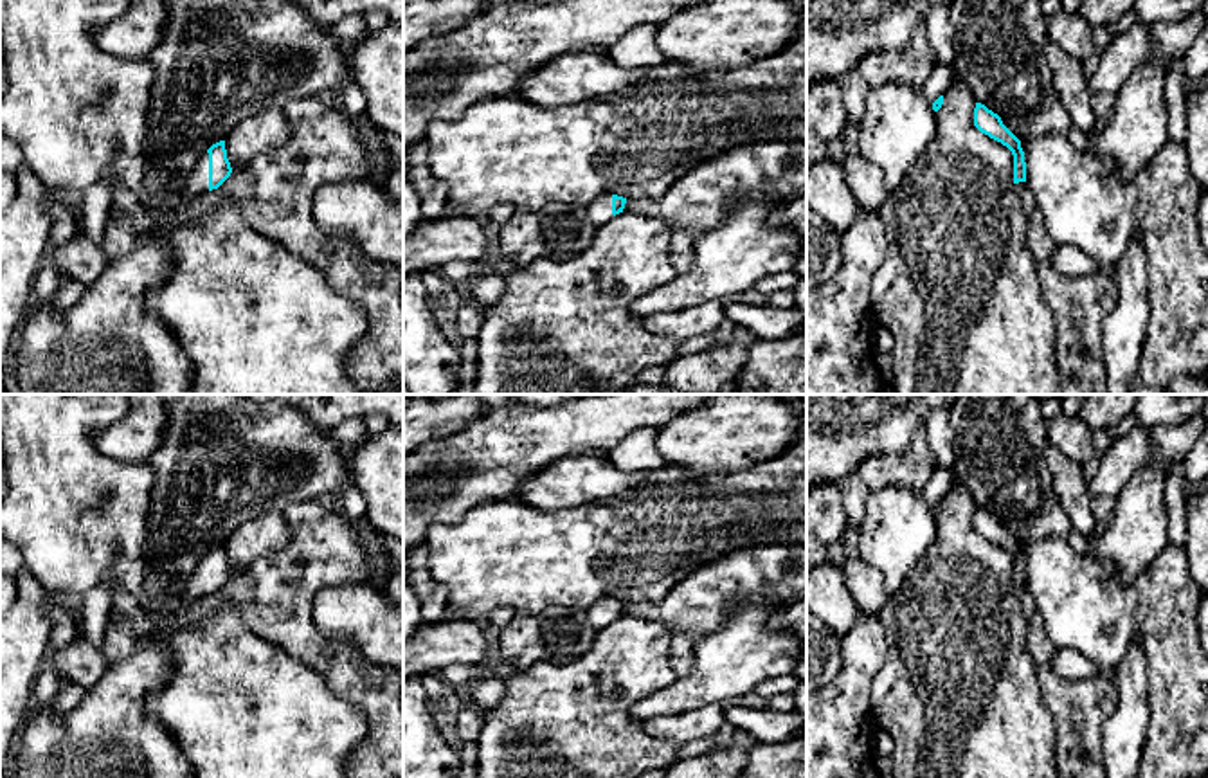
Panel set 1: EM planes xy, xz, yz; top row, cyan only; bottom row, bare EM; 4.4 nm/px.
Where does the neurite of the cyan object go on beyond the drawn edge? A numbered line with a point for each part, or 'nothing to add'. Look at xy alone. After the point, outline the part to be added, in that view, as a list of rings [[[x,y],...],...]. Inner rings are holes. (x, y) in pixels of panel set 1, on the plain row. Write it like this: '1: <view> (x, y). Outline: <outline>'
1: xy (198, 582). Outline: [[[205,555],[194,567],[187,582],[187,598],[191,603],[209,596],[209,556]]]

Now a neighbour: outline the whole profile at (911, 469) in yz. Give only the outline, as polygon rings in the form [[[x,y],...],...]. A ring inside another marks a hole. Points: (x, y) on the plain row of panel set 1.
[[[922,423],[906,452],[868,456],[859,465],[857,474],[870,492],[886,486],[904,486],[922,492],[934,468],[934,456],[927,441],[925,425]]]

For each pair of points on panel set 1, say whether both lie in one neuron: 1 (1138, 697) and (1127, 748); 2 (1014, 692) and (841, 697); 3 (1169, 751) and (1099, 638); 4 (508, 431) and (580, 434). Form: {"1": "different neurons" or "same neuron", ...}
{"1": "same neuron", "2": "different neurons", "3": "same neuron", "4": "same neuron"}

